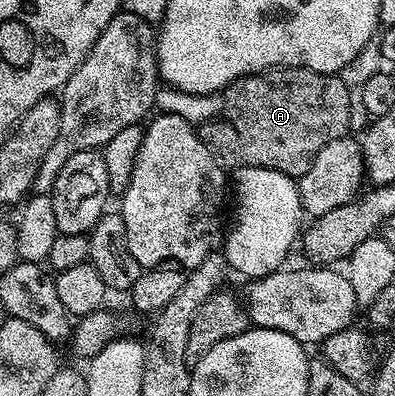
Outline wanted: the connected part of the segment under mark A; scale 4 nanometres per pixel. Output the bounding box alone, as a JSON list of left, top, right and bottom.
[223,67,355,177]

